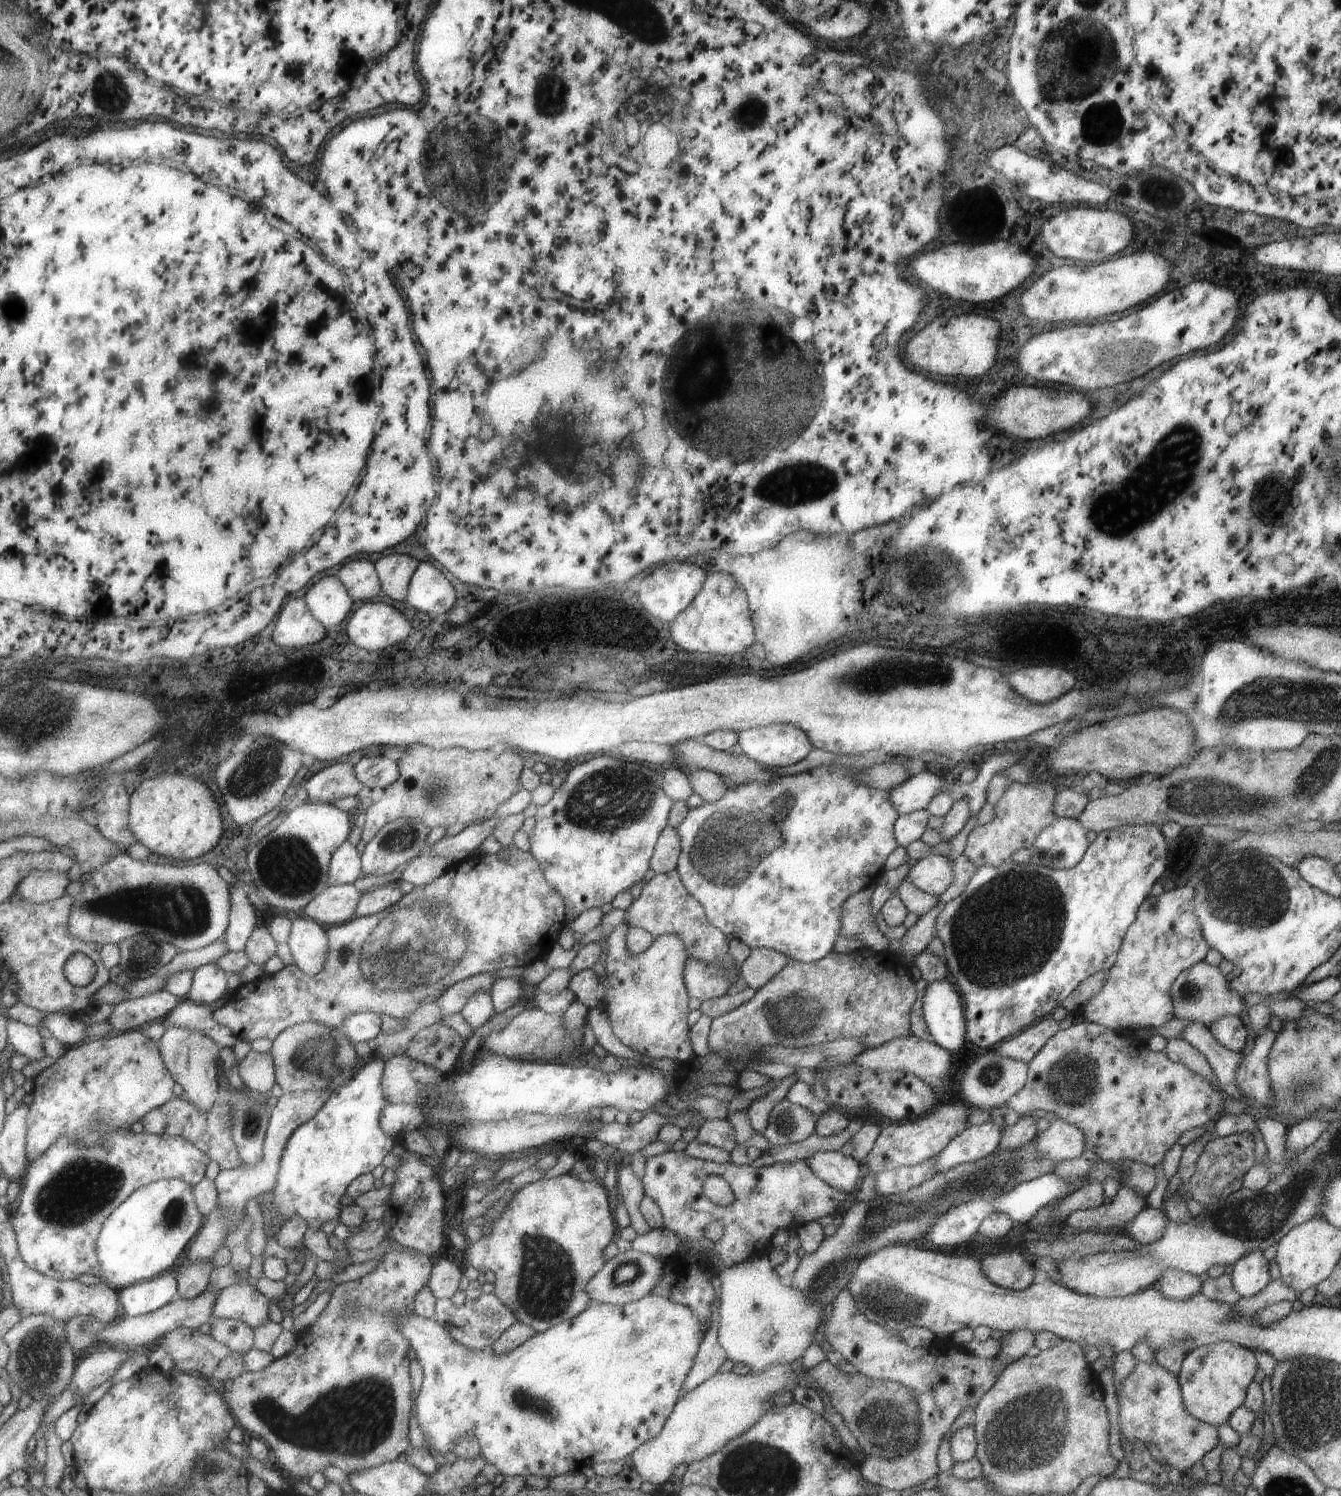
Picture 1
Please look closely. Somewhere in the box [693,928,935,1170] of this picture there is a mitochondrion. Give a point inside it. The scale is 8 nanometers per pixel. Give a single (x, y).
(795, 1014)

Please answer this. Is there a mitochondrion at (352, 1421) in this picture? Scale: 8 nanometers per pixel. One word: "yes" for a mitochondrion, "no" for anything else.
yes

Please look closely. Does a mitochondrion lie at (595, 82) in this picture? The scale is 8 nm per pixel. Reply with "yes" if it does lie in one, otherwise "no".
no

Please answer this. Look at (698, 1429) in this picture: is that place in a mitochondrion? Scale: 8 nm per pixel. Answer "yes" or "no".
yes

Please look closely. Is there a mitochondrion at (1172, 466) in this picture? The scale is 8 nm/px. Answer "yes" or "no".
yes

